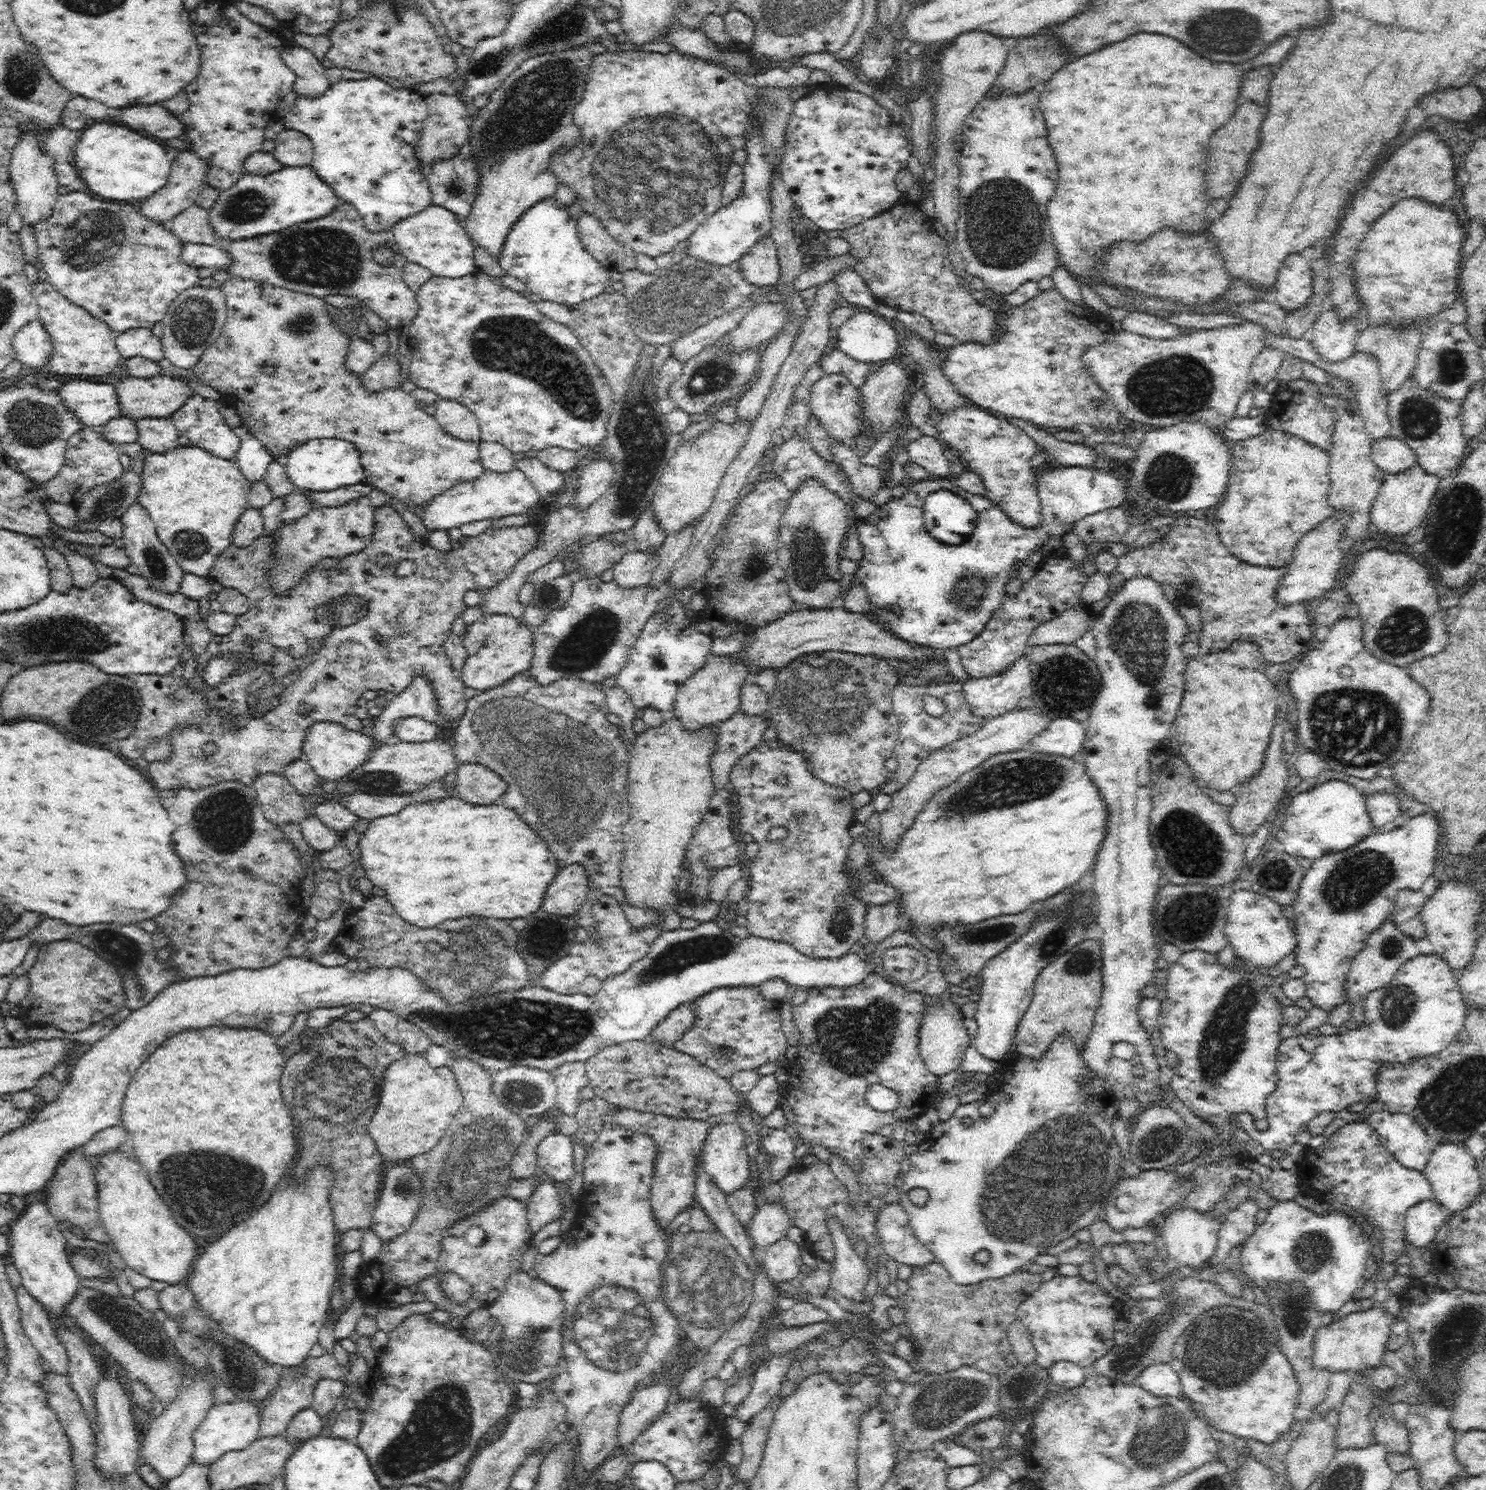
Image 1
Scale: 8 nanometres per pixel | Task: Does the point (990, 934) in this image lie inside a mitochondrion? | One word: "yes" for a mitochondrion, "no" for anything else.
yes

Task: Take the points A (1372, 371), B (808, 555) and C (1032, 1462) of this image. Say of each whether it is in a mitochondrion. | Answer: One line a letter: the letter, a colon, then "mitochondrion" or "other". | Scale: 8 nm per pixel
A: other
B: mitochondrion
C: other

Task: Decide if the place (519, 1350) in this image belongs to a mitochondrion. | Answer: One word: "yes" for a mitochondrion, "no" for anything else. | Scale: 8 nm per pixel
yes

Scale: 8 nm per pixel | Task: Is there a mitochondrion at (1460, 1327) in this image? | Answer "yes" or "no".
yes

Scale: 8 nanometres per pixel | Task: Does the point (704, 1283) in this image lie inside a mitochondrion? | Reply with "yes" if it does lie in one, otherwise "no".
yes

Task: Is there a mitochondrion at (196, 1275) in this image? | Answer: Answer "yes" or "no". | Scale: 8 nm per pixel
no

